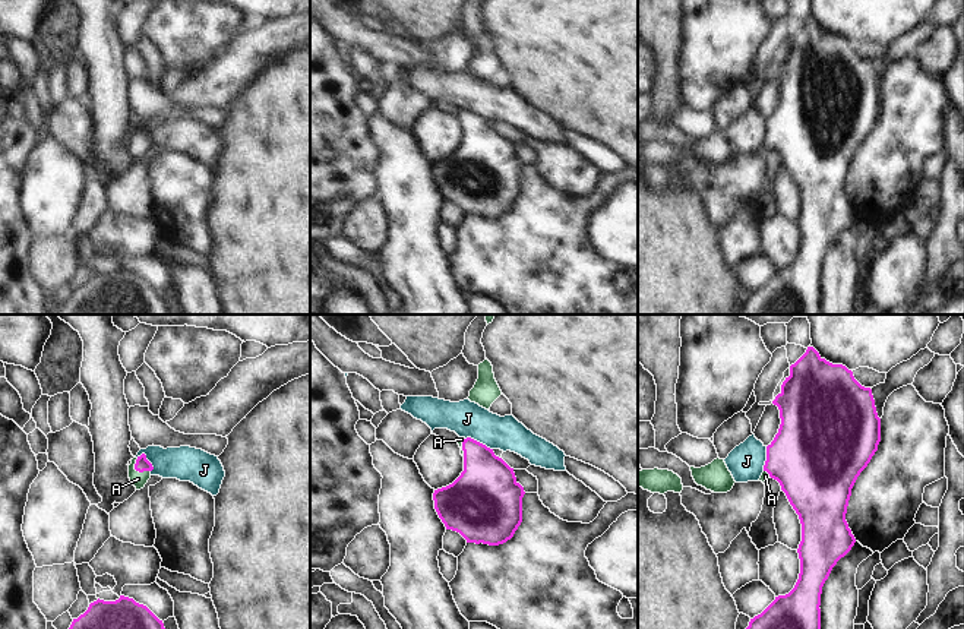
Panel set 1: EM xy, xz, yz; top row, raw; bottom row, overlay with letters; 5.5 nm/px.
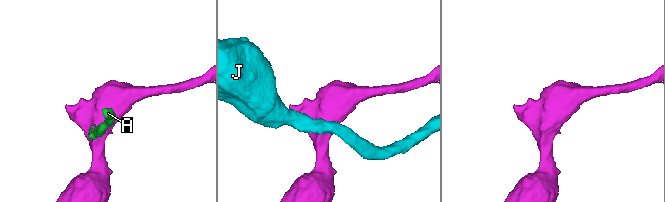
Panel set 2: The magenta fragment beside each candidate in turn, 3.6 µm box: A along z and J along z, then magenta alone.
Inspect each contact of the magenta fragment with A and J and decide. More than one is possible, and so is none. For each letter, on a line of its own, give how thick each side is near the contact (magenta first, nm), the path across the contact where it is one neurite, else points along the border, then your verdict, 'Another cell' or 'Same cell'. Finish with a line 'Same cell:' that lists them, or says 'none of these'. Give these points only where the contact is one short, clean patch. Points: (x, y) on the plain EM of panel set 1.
A: Thickness 80 nm (magenta) against 80 nm. Path across: xy (142, 136), (138, 142), (138, 151). Same cell
J: Thickness 320 nm (magenta) against 200 nm. Boundary: xz (465, 110), (473, 110), (492, 122). Another cell
Same cell: A.

